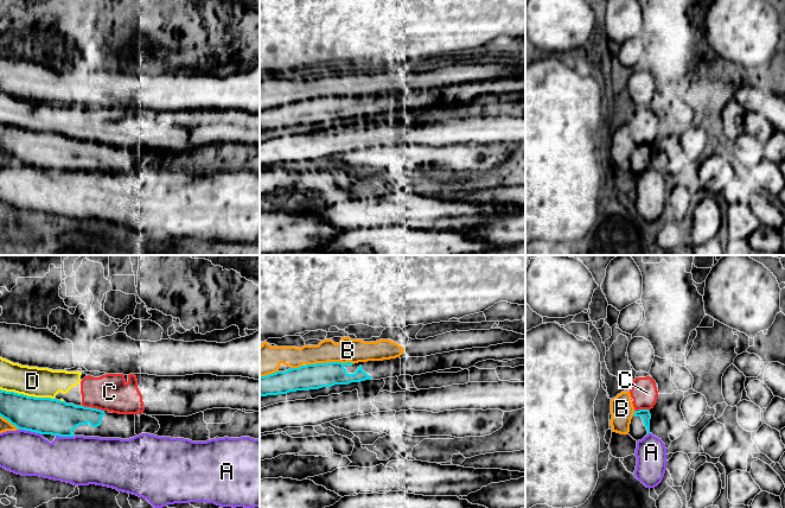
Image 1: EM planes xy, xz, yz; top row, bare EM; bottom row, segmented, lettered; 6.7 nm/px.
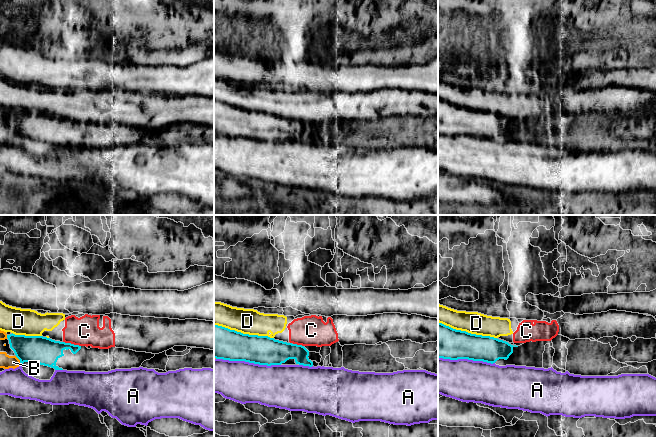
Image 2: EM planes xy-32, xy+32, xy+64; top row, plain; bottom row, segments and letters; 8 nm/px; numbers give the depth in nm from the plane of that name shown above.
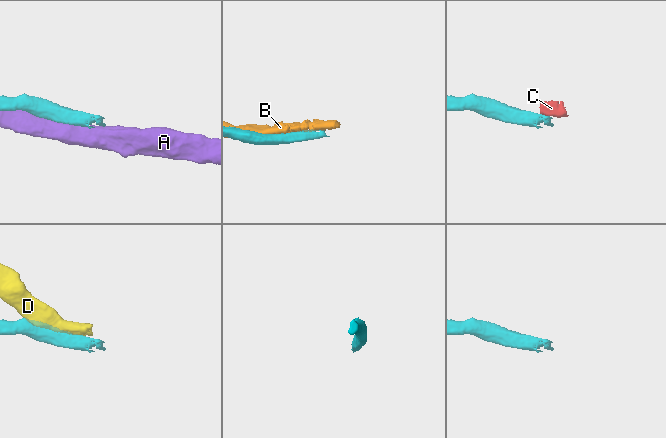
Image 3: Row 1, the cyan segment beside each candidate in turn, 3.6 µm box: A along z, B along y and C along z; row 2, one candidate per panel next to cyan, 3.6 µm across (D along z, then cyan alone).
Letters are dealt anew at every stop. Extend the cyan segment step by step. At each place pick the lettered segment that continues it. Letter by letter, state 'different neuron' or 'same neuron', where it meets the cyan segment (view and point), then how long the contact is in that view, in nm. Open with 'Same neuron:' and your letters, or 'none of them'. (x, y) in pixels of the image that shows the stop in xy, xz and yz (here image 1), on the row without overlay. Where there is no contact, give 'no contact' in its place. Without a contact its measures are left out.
Same neuron: none of them
A: different neuron; meets cyan in xy at (31, 165); contact 170 nm long
B: different neuron; meets cyan in xz at (330, 96); contact 320 nm long
C: different neuron; meets cyan in xy at (91, 141); contact 160 nm long
D: different neuron; meets cyan in xy at (26, 129); contact 380 nm long

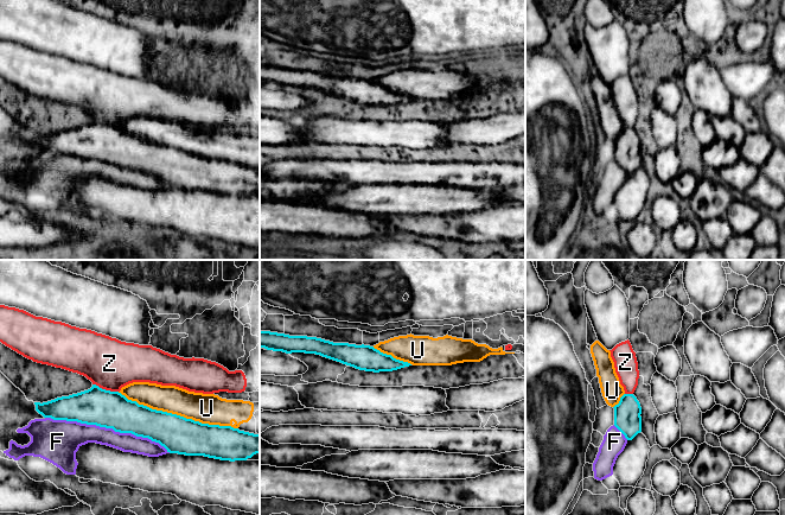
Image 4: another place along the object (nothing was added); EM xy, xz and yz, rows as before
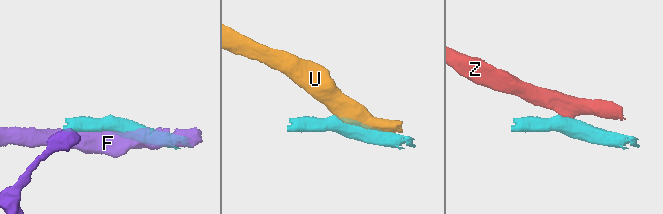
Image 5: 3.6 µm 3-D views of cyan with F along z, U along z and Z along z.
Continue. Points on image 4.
Same neuron: none of them
F: different neuron; meets cyan in xy at (108, 161); contact 900 nm long
U: different neuron; meets cyan in xy at (178, 150); contact 850 nm long
Z: different neuron; meets cyan in xy at (104, 124); contact 190 nm long

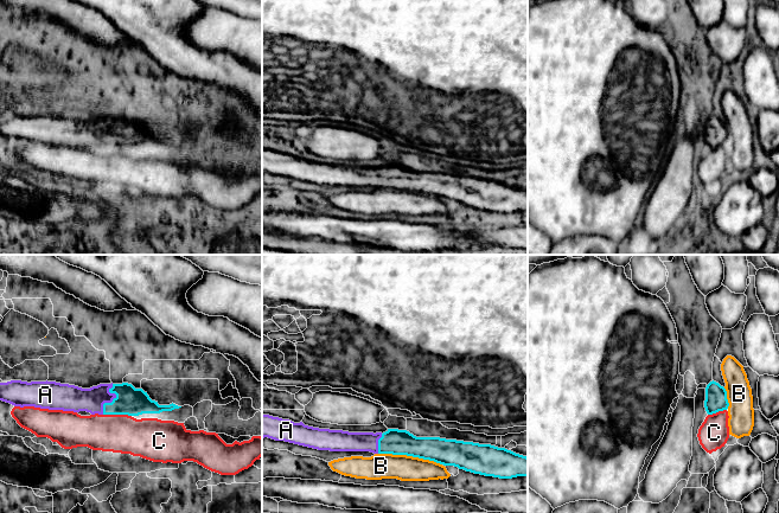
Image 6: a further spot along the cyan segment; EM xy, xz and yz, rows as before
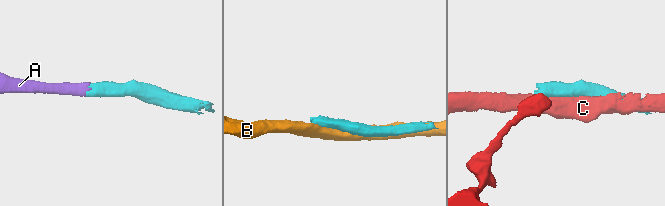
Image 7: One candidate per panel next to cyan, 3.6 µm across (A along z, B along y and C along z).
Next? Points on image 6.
Same neuron: A
A: same neuron; meets cyan in xy at (113, 135); contact 220 nm long
B: different neuron; meets cyan in xz at (410, 190); contact 440 nm long
C: different neuron; meets cyan in xy at (117, 148); contact 190 nm long

